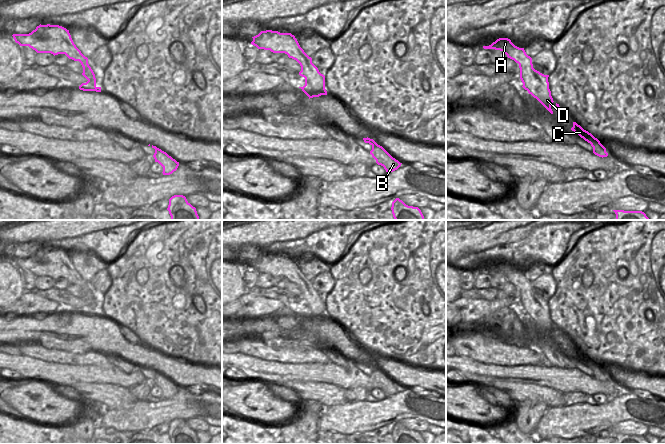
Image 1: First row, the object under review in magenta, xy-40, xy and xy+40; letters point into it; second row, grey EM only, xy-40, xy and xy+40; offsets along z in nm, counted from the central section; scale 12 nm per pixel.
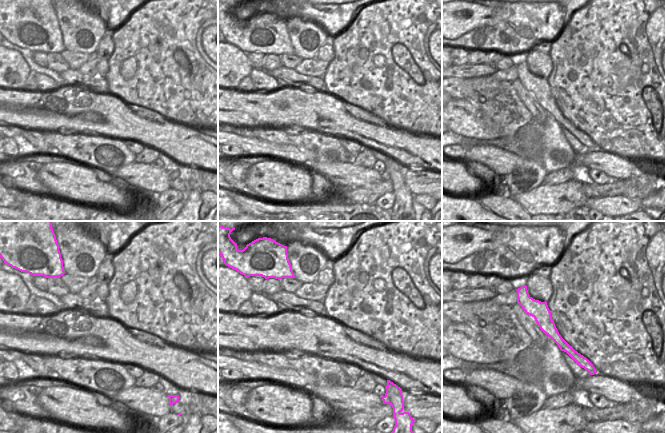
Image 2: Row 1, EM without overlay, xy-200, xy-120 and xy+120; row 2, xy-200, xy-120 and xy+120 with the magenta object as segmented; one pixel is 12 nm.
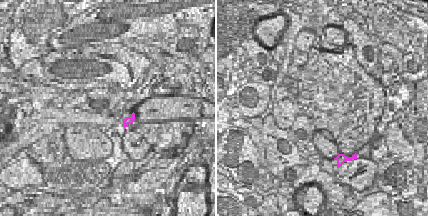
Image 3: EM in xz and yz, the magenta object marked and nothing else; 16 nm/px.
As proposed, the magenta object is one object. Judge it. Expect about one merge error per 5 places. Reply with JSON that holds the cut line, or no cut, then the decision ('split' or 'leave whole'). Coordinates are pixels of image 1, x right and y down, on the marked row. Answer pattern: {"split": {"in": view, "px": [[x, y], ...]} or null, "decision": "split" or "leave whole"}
{"split": null, "decision": "leave whole"}

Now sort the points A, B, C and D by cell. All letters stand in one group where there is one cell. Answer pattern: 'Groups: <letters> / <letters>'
Groups: A B C D.

